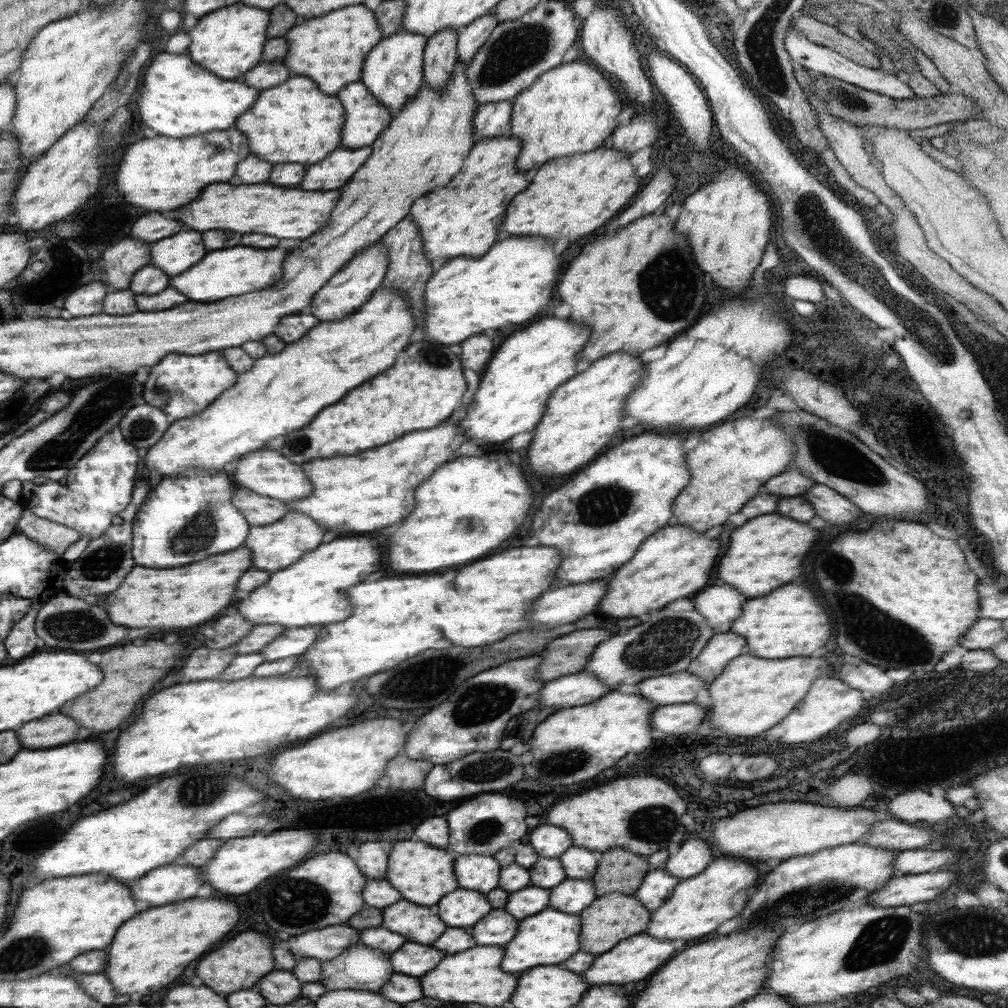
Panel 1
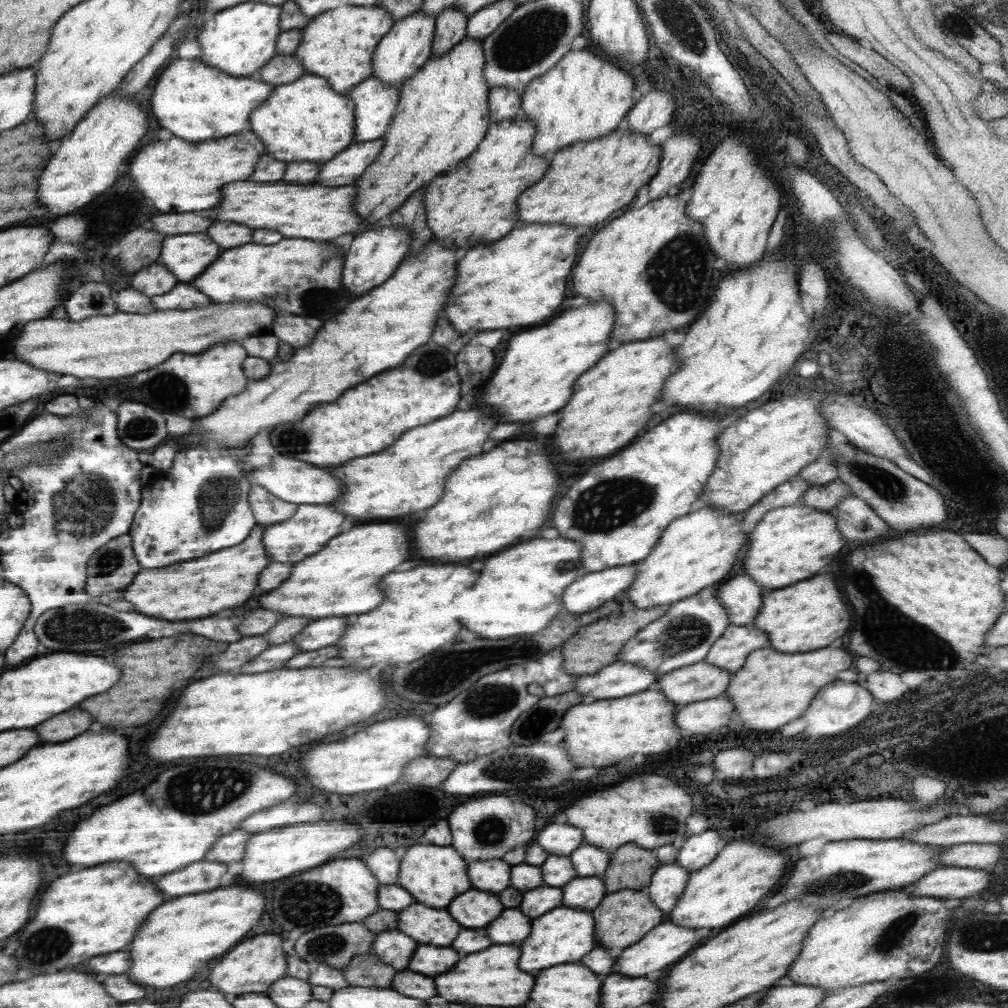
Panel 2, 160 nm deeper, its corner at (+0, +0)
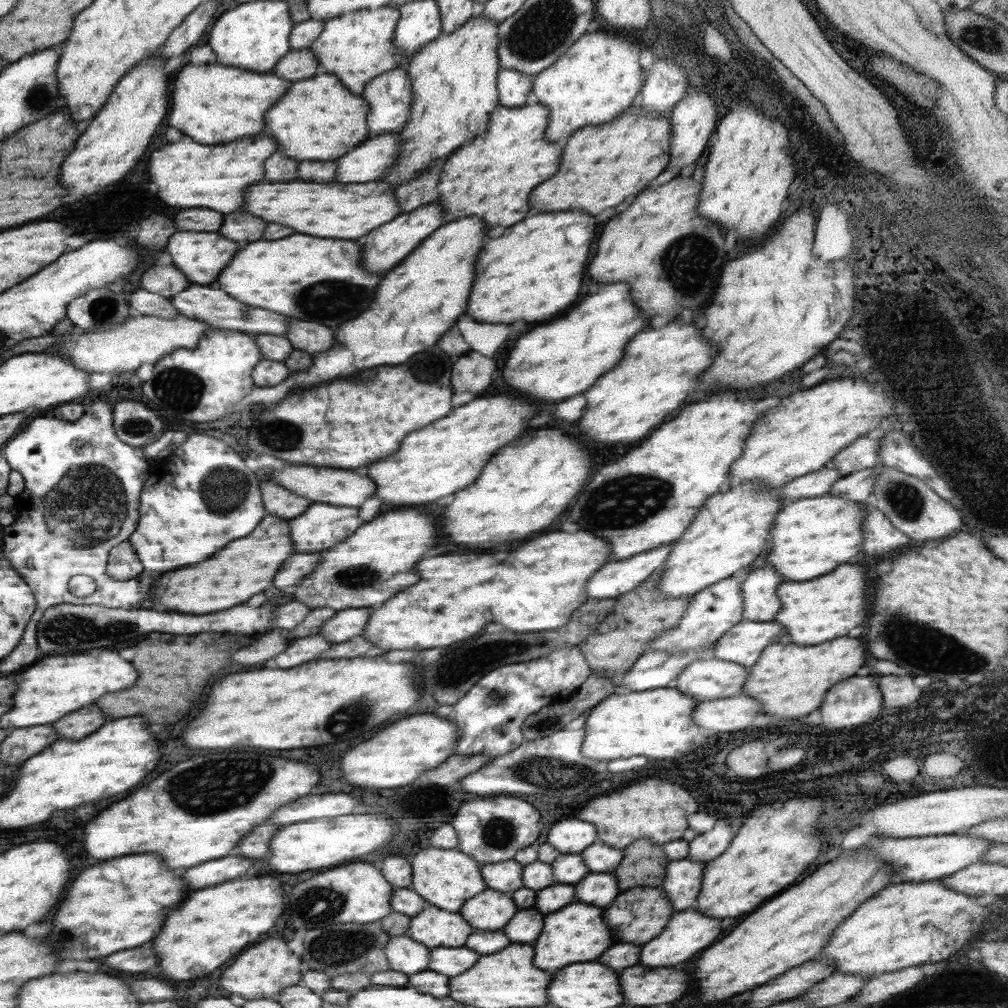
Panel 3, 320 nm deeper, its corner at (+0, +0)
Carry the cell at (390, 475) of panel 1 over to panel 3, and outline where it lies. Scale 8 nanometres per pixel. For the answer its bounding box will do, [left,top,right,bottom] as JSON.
[368,394,540,506]

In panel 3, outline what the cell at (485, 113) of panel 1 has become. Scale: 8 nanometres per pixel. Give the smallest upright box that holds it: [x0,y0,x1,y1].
[497,68,533,108]

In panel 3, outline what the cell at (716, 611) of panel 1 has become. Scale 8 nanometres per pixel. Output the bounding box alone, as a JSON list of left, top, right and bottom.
[741,563,783,622]

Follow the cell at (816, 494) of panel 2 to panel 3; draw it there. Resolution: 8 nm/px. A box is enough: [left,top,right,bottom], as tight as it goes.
[828,468,875,502]

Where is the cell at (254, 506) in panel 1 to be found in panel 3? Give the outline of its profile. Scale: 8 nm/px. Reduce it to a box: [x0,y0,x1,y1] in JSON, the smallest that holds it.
[260,481,312,521]

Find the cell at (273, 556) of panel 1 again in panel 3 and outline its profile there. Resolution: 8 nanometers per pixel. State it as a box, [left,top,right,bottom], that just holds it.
[289,504,362,553]

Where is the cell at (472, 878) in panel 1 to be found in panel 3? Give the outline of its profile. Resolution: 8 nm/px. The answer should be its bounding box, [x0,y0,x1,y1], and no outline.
[480,859,524,894]

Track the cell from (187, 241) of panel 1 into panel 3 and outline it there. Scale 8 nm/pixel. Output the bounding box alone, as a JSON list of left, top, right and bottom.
[168,232,242,284]

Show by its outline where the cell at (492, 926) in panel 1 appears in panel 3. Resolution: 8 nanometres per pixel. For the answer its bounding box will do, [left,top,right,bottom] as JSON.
[504,908,544,944]

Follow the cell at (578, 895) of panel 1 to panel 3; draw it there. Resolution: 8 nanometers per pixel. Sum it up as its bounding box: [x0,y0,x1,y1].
[576,873,620,907]

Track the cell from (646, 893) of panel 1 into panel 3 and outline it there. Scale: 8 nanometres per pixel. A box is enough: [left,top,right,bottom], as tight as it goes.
[663,858,705,911]

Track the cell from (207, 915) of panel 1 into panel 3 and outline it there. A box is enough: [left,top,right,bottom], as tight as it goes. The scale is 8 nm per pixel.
[154,876,284,980]

